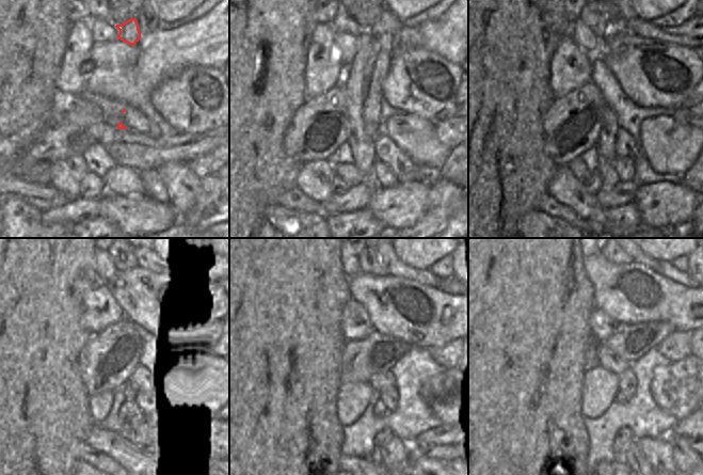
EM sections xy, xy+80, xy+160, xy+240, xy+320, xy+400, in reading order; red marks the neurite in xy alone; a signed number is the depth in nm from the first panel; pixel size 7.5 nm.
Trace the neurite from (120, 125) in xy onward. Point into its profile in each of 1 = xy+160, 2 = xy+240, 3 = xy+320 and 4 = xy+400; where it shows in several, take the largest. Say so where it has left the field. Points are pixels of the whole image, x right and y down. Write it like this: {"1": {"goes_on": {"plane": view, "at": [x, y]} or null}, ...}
{"1": {"goes_on": {"plane": "xy+160", "at": [607, 174]}}, "2": {"goes_on": {"plane": "xy+240", "at": [127, 431]}}, "3": {"goes_on": {"plane": "xy+320", "at": [395, 453]}}, "4": {"goes_on": {"plane": "xy+400", "at": [633, 455]}}}

